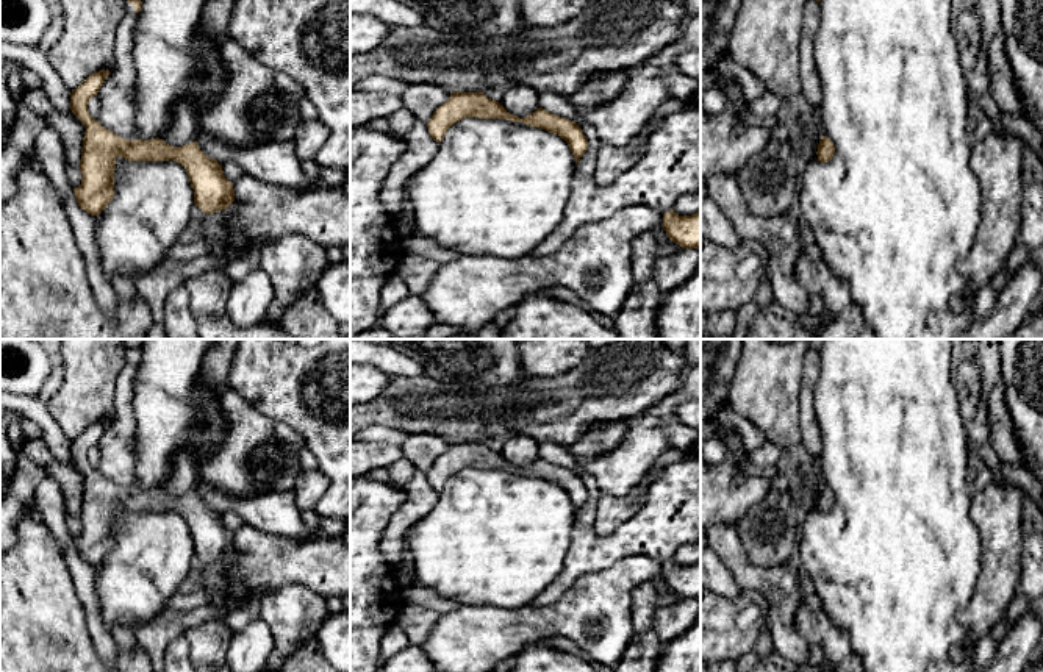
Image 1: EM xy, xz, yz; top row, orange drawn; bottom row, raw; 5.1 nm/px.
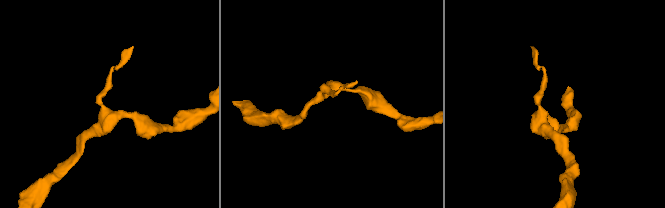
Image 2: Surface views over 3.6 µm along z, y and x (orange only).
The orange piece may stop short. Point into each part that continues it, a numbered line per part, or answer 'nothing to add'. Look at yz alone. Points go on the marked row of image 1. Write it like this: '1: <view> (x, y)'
nothing to add

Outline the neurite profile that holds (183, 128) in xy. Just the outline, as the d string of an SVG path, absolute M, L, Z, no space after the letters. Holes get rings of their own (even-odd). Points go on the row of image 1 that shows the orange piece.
M188 92L174 105L167 131L161 134L161 139L166 144L181 147L199 139L200 130L197 106L197 92Z

